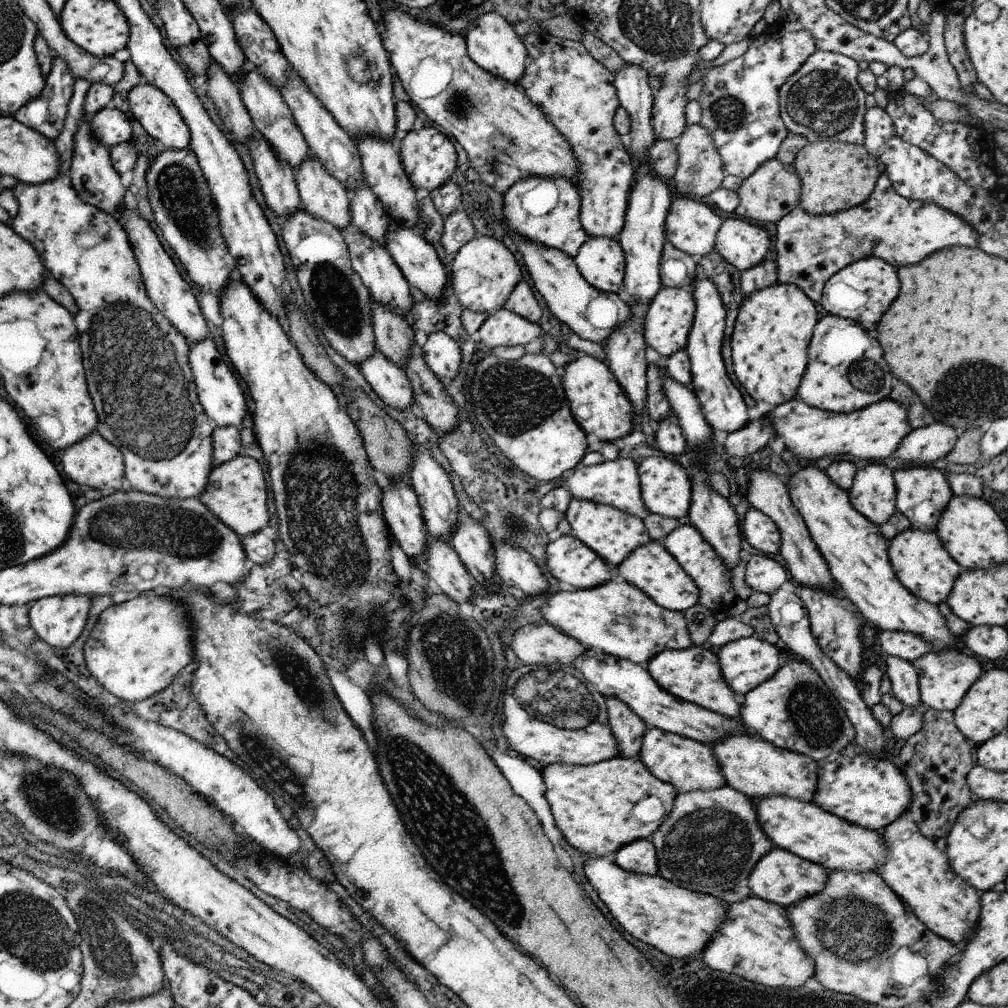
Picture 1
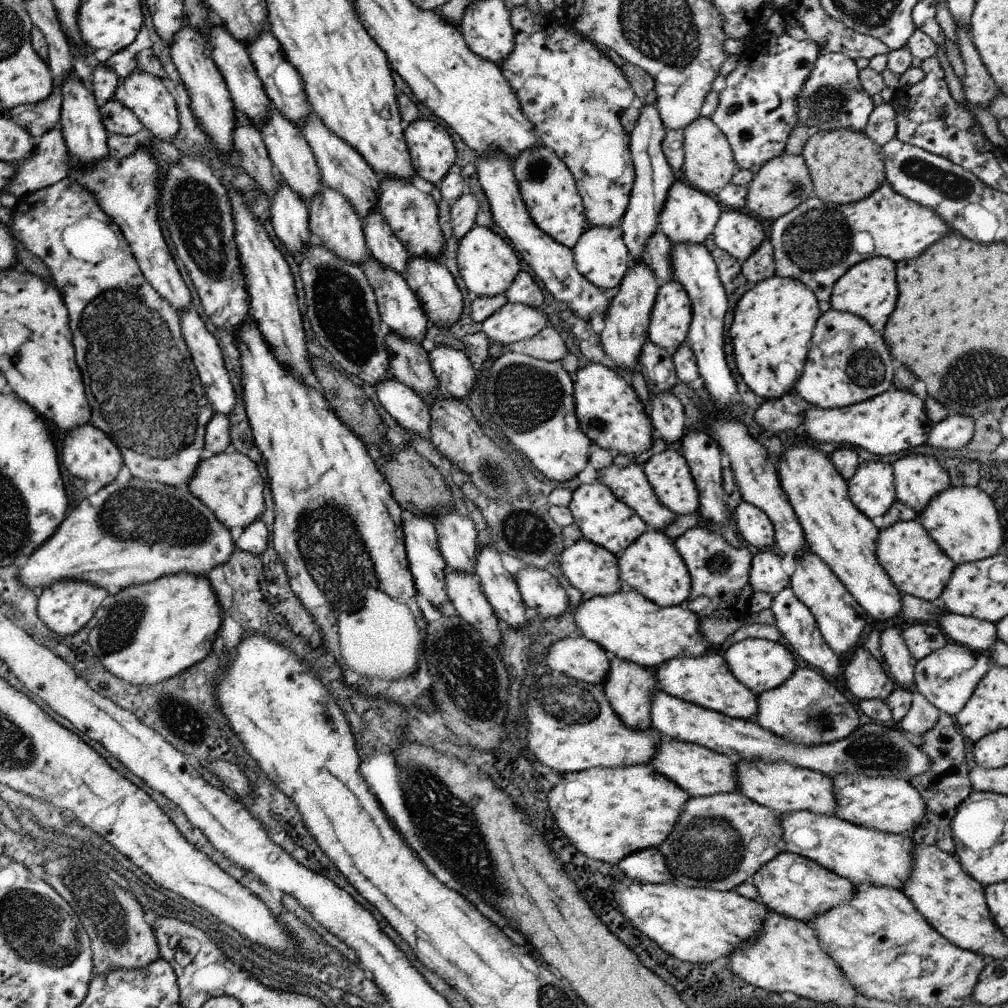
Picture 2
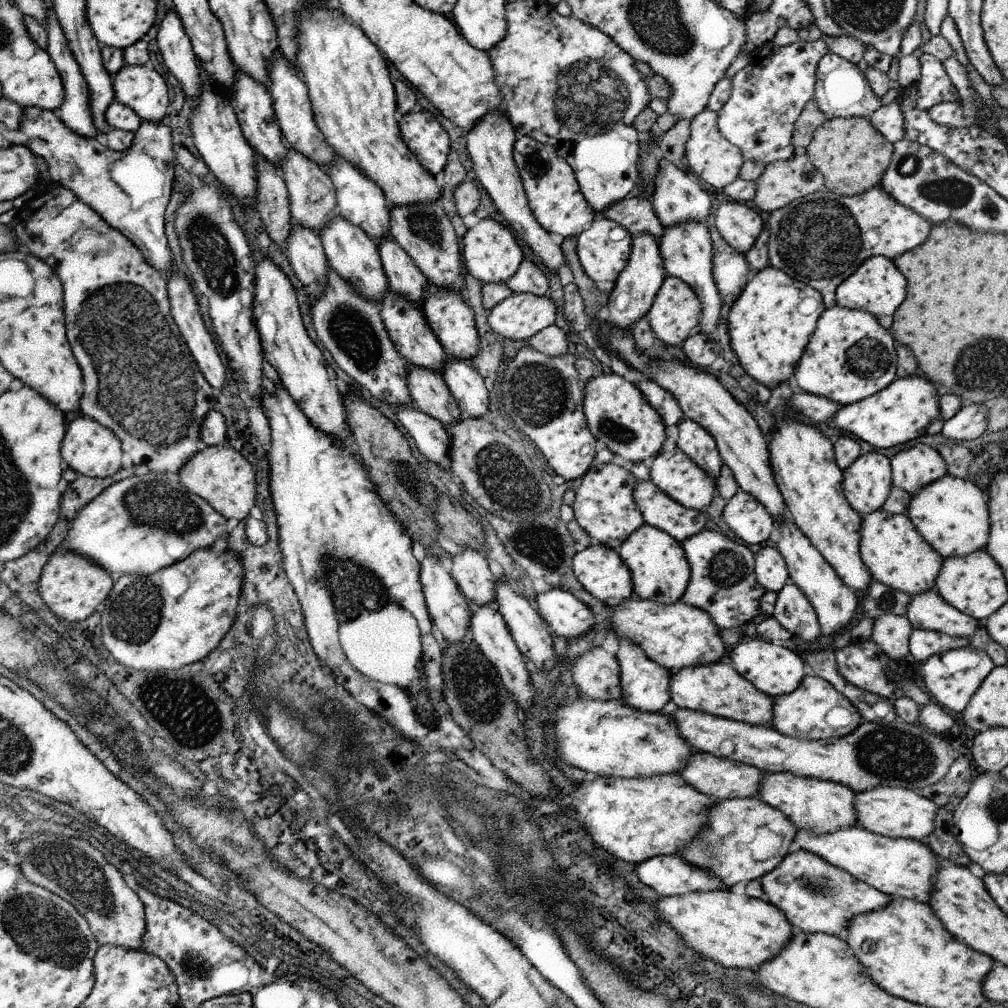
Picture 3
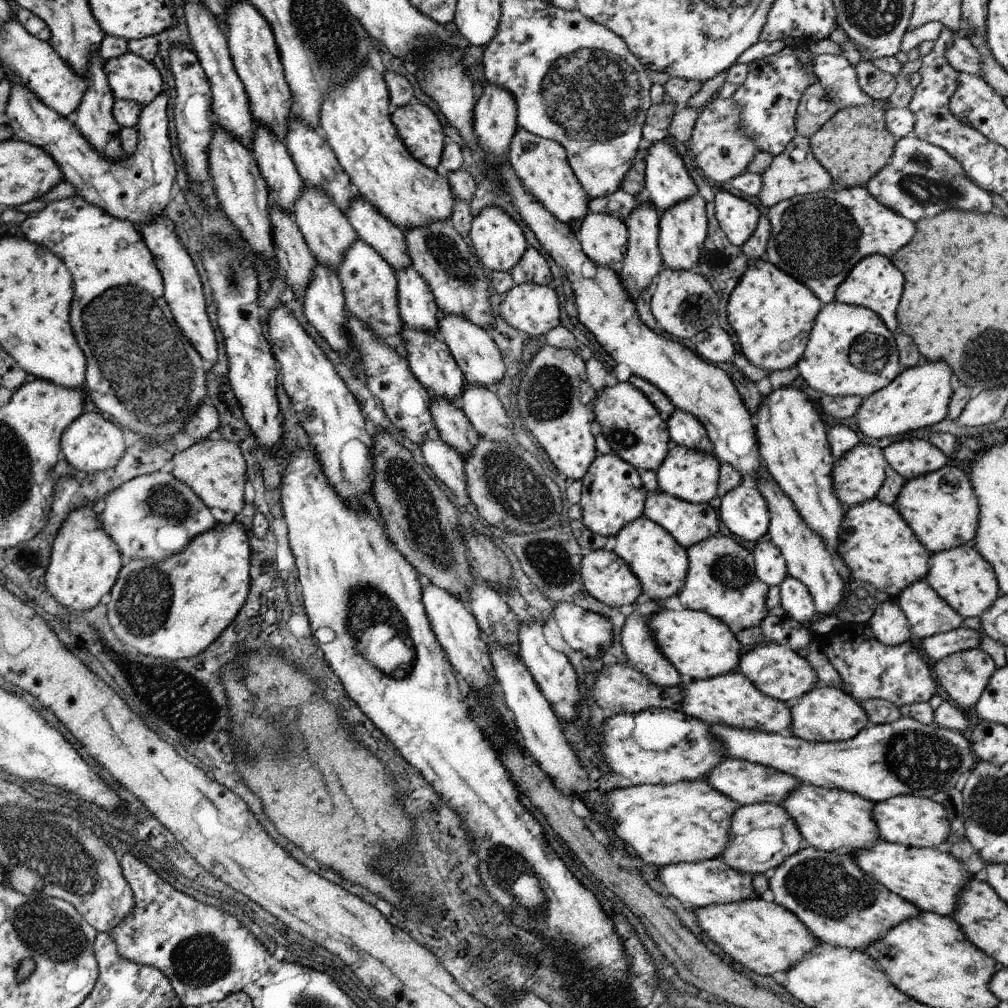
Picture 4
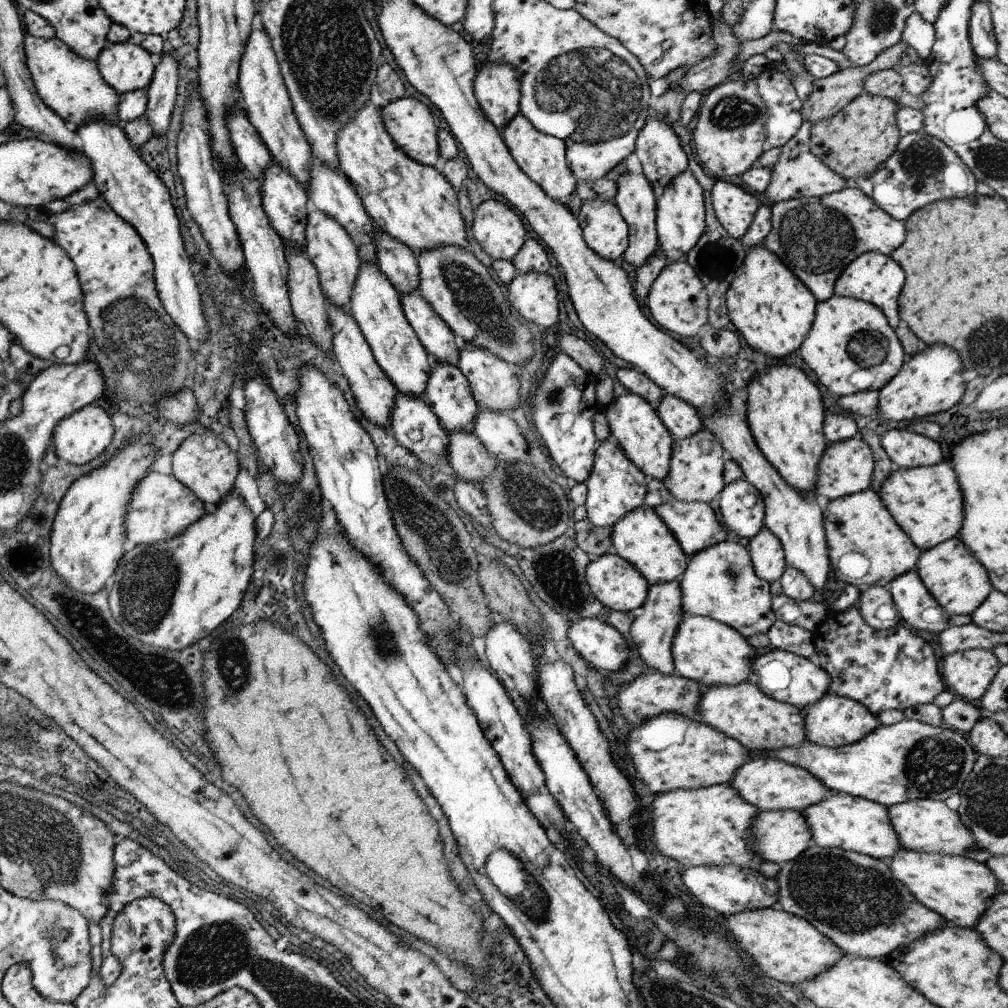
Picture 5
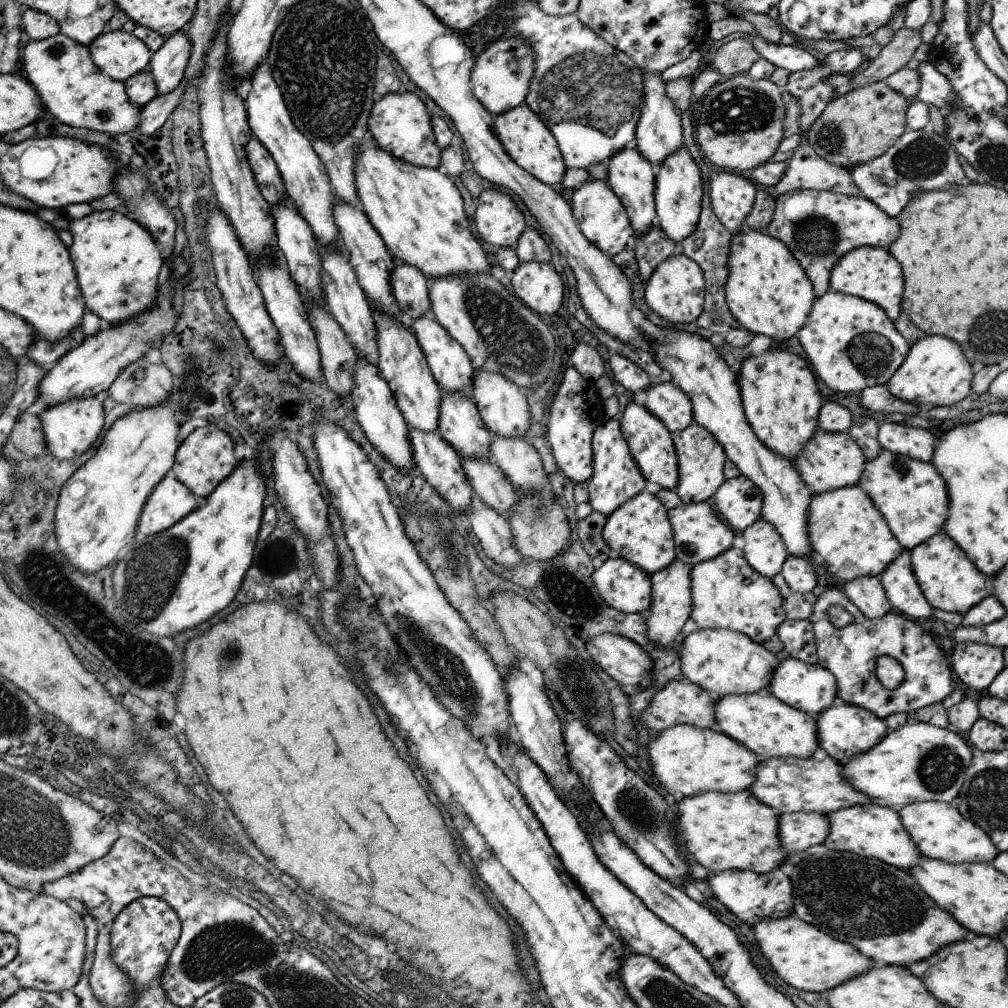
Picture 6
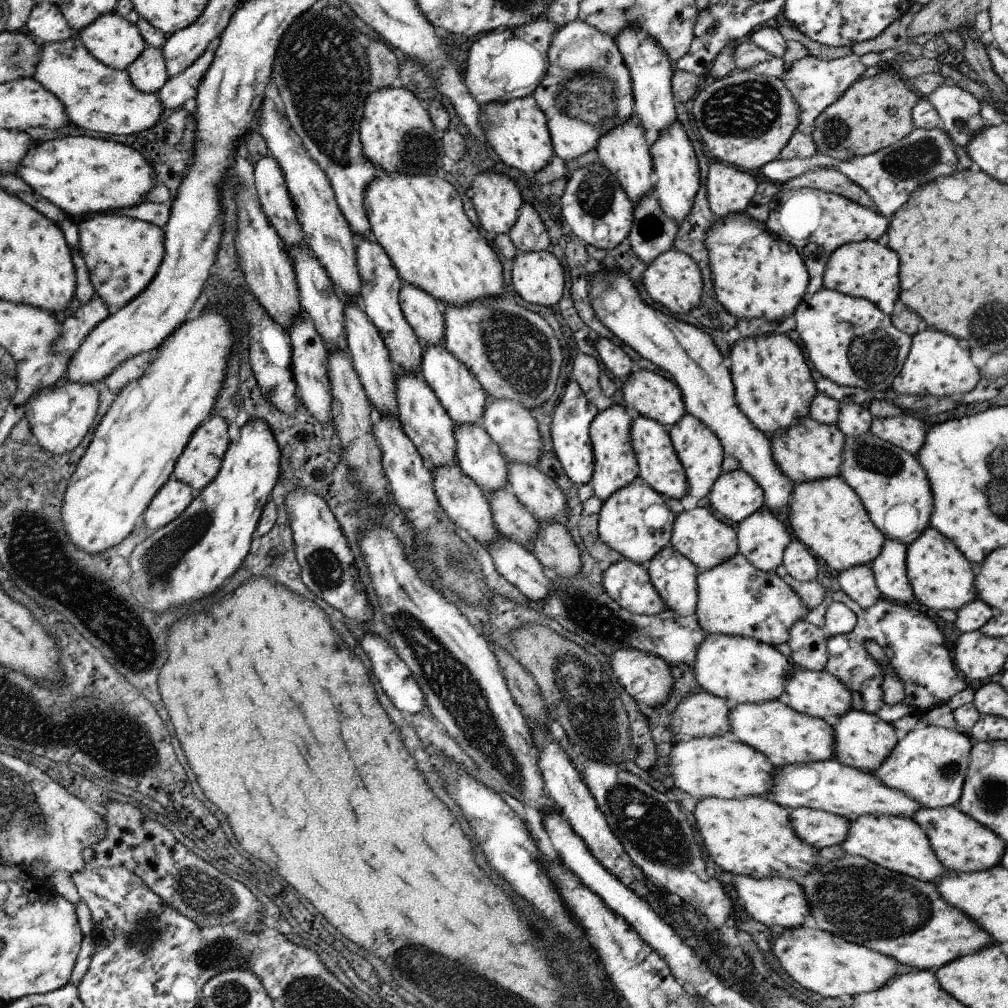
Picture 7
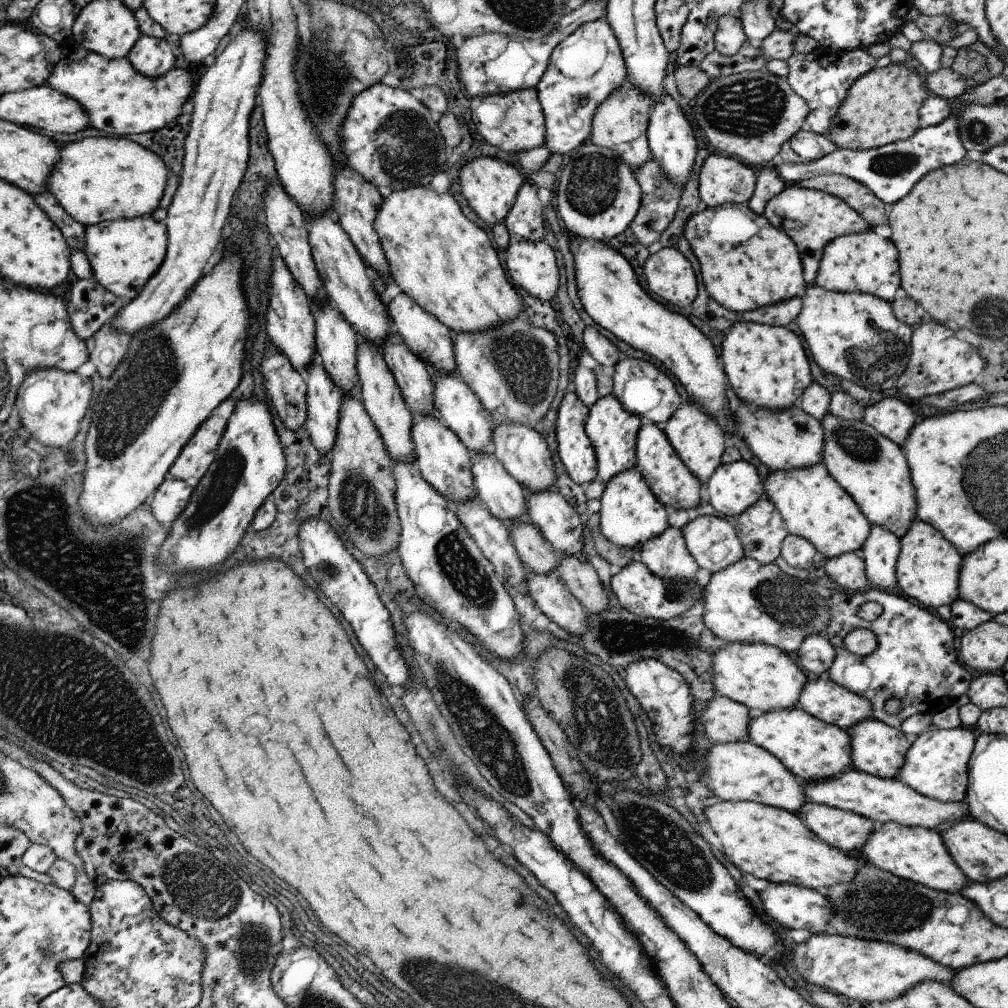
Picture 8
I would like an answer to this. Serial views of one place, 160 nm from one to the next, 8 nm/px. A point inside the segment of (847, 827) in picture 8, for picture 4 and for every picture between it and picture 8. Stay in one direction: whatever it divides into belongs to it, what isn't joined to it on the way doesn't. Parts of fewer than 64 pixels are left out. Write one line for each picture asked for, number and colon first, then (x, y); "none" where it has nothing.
4: (761, 836)
5: (779, 836)
6: (798, 831)
7: (819, 828)

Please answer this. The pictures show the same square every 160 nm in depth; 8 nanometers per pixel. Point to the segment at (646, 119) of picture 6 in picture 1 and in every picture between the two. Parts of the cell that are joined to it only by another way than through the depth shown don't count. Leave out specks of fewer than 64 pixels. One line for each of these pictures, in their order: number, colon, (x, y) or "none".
1: (691, 225)
2: (689, 215)
3: (678, 196)
4: (667, 183)
5: (659, 149)

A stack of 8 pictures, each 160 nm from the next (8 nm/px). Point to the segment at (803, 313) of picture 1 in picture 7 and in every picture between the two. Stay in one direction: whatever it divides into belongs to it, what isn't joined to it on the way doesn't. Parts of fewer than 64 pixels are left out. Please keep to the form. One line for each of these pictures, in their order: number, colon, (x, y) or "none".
2: (774, 320)
3: (770, 324)
4: (772, 314)
5: (771, 307)
6: (768, 292)
7: (755, 275)

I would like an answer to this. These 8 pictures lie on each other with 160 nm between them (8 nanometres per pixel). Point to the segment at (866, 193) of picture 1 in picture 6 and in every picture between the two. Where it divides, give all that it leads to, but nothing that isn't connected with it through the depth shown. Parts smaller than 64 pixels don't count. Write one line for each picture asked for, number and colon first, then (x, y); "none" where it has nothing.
2: (846, 166)
3: (852, 154)
4: (855, 143)
5: (855, 141)
6: (862, 124)

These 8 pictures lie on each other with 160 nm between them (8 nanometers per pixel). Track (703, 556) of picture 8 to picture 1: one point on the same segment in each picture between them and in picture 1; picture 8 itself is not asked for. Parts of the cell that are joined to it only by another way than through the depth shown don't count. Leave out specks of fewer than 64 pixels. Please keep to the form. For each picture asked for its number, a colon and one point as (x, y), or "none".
1: (616, 483)
2: (630, 485)
3: (659, 510)
4: (689, 523)
5: (695, 525)
6: (700, 534)
7: (706, 541)

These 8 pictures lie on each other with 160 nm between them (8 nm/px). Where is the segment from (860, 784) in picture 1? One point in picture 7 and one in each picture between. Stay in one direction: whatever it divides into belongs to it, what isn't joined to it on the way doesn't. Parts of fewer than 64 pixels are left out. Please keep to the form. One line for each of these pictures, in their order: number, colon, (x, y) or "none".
2: (891, 805)
3: (893, 812)
4: (913, 821)
5: (927, 825)
6: (940, 832)
7: (963, 845)

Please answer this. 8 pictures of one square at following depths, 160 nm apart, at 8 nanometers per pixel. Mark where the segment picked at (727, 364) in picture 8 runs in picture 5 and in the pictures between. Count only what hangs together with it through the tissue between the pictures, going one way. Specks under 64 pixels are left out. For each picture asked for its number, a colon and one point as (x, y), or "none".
5: (785, 411)
6: (780, 398)
7: (773, 387)

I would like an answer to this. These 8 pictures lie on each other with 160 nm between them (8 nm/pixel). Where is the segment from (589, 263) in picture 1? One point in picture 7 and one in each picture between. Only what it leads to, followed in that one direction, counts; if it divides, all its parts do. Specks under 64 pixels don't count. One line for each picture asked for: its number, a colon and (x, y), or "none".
2: (600, 255)
3: (604, 247)
4: (603, 238)
5: (604, 229)
6: (599, 213)
7: (595, 205)

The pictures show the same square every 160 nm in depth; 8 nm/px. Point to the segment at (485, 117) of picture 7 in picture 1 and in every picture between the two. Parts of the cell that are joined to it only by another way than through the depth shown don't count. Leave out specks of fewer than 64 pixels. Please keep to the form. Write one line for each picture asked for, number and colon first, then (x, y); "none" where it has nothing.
1: (561, 228)
2: (548, 189)
3: (553, 193)
4: (541, 165)
5: (542, 157)
6: (526, 139)

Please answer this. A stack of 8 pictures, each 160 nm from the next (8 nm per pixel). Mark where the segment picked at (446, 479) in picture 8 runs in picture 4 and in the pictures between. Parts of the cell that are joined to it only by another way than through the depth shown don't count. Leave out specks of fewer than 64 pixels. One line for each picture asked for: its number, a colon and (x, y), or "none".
4: (370, 286)
5: (376, 306)
6: (402, 364)
7: (427, 424)

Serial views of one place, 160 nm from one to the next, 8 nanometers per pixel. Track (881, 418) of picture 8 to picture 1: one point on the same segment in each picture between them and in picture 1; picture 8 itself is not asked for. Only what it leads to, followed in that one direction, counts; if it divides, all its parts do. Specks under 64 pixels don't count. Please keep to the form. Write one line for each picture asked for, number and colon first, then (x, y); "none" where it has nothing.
1: (922, 492)
2: (918, 477)
3: (913, 468)
4: (910, 458)
5: (905, 448)
6: (918, 443)
7: (905, 431)

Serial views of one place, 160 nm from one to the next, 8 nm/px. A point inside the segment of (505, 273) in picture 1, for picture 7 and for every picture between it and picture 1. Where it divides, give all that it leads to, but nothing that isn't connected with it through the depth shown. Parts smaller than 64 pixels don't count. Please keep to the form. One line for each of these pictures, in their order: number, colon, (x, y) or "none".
2: (487, 263)
3: (491, 253)
4: (499, 243)
5: (498, 229)
6: (499, 221)
7: (496, 197)

